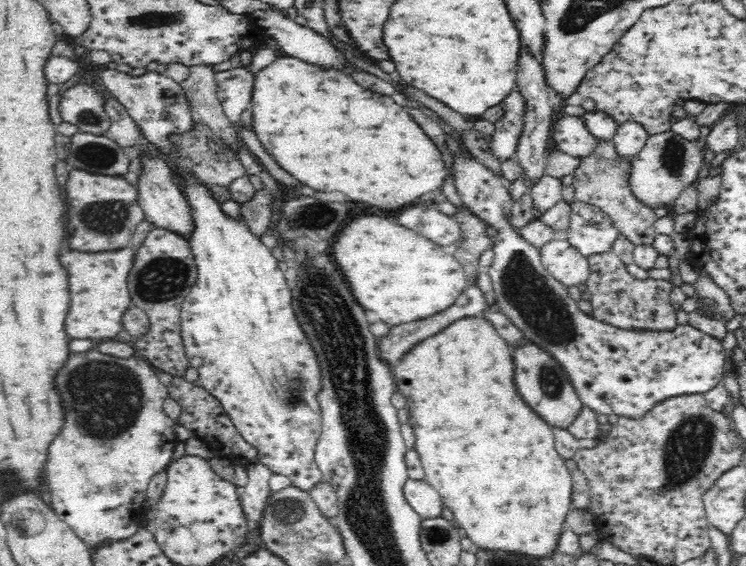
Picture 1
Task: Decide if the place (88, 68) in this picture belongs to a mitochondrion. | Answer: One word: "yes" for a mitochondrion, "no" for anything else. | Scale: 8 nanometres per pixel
no

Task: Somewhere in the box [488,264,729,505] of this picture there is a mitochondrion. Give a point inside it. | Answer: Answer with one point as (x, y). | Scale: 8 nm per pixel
(686, 449)

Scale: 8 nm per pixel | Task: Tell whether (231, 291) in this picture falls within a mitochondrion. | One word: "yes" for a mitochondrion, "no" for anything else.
no

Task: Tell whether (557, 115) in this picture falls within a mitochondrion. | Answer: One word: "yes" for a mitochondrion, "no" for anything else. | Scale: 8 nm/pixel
no

